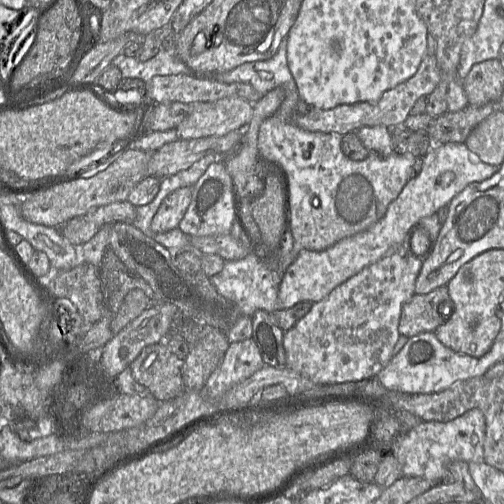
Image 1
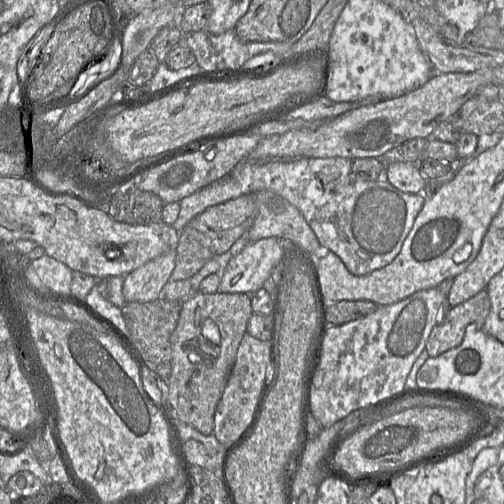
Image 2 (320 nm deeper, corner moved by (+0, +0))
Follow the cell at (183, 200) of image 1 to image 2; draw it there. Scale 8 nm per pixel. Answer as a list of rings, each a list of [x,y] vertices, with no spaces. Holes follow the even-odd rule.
[[[176,251],[162,254],[125,276],[126,302],[152,302],[161,297],[175,267]]]

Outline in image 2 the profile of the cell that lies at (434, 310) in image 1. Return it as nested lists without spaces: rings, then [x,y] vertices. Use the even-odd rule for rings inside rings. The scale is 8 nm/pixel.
[[[482,290],[461,304],[450,307],[441,323],[431,331],[425,351],[437,357],[459,346],[466,335],[467,327],[475,325],[481,330],[491,310],[491,301],[486,290]]]

